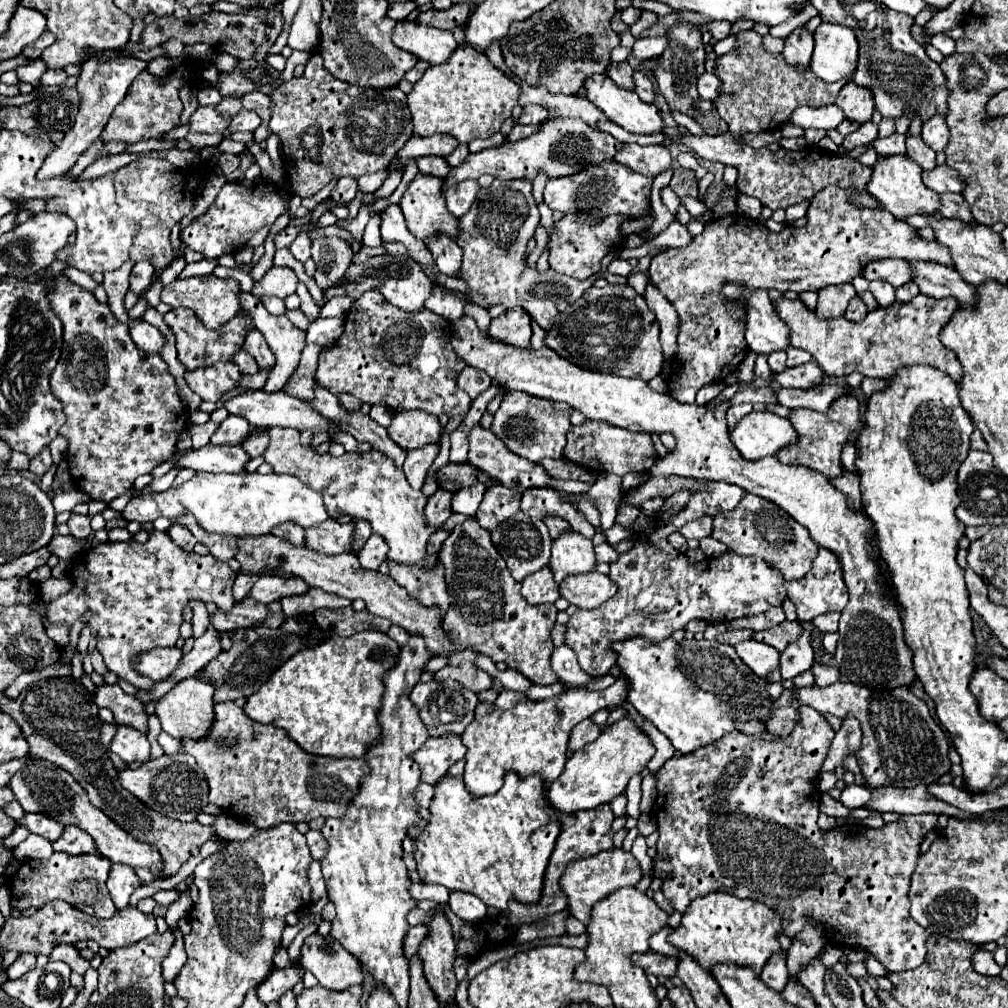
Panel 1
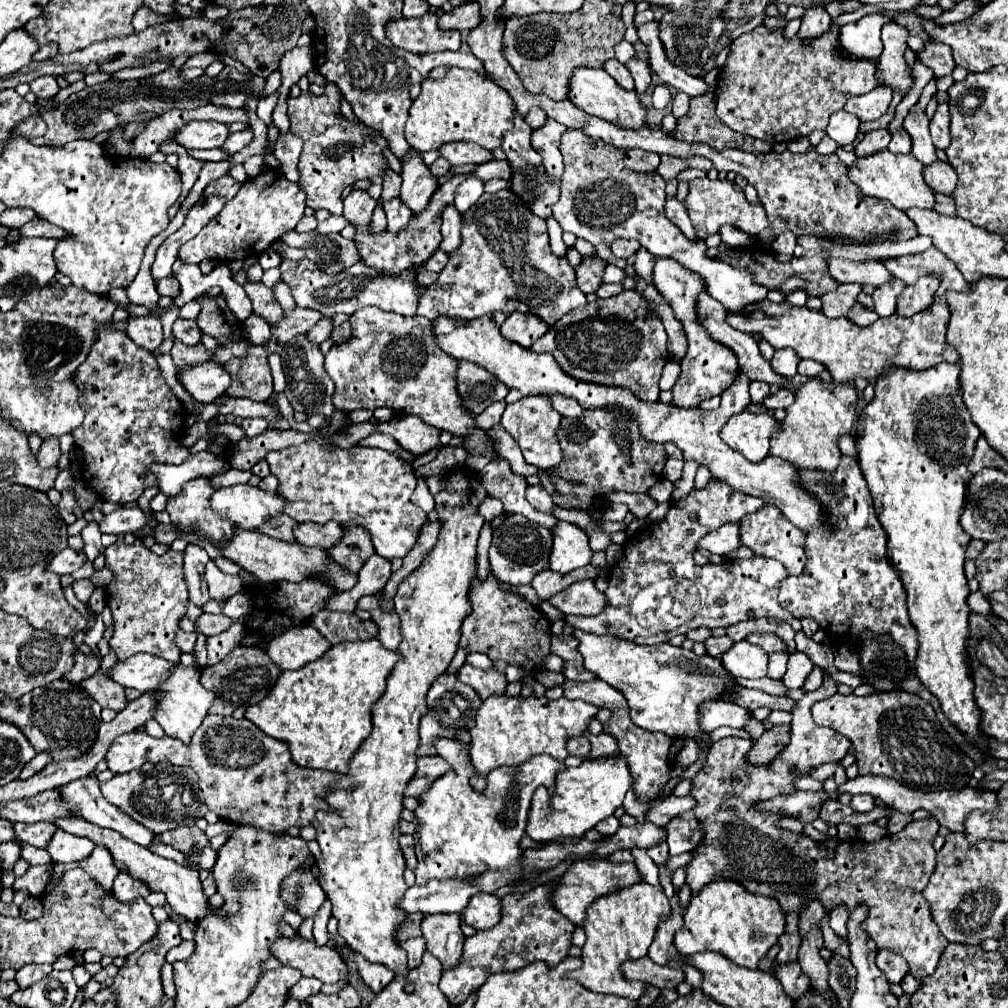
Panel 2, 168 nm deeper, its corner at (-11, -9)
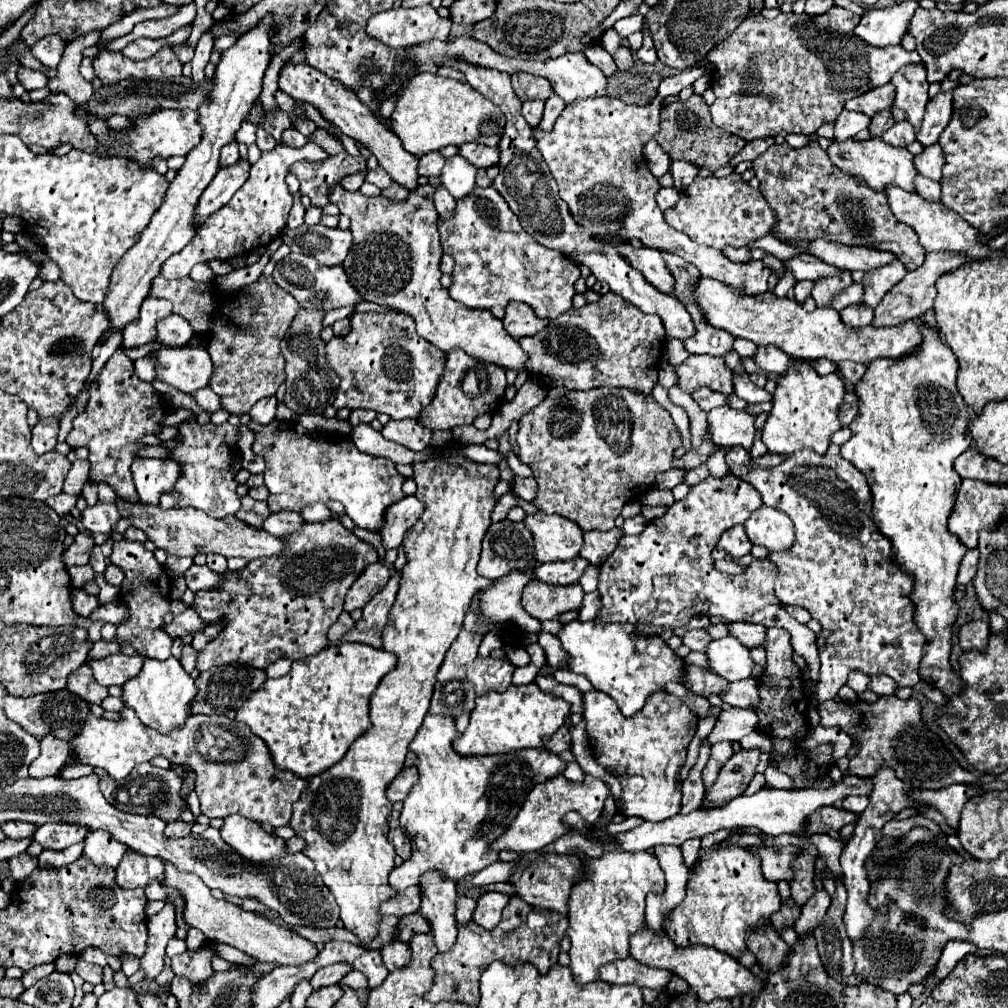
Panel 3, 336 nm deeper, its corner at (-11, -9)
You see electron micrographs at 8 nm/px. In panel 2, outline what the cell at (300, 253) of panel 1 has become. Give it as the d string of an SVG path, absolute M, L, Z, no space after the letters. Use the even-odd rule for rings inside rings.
M299 259L299 261L281 261L281 281L285 281L291 287L291 295L297 303L297 307L305 309L315 309L323 313L323 317L333 317L335 313L355 313L357 309L365 305L375 305L383 311L393 311L405 317L413 317L421 289L415 283L415 275L411 271L399 275L399 277L389 277L385 273L377 273L379 269L365 267L361 261L355 263L353 267L343 269L339 275L327 275L323 273L313 261L309 259Z

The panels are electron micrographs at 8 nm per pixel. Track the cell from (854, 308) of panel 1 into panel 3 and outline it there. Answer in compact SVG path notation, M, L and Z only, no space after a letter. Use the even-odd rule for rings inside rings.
M863 303L851 305L851 307L843 309L843 311L839 311L839 315L841 315L843 323L851 325L851 327L867 327L867 325L873 323L873 317L875 317L873 309L863 305Z

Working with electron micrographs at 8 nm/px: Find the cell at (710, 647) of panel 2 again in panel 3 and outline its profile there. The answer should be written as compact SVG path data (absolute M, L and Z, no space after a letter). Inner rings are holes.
M705 629L687 631L687 633L683 635L683 643L685 643L691 651L701 651L701 653L705 653L711 641L713 641L713 637L711 637Z

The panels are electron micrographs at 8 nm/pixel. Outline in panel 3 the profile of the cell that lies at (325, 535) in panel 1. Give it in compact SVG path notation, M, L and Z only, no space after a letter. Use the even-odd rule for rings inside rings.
M283 511L283 513L271 513L263 523L263 529L275 537L287 537L287 535L293 535L297 529L301 529L303 523L305 519L299 513Z

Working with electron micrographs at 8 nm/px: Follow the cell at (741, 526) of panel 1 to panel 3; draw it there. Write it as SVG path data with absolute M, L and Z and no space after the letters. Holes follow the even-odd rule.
M767 505L751 513L745 521L745 531L753 545L763 545L771 553L789 551L795 543L795 527L789 515Z

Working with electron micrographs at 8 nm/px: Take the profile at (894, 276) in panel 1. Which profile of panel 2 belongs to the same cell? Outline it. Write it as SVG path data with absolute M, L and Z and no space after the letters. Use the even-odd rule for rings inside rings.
M827 257L829 275L837 279L837 283L861 283L861 285L873 285L879 287L893 279L893 275L883 267L881 261L845 261Z

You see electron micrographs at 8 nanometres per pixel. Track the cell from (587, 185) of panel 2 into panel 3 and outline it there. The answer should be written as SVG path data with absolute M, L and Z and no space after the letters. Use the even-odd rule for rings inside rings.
M705 66L695 67L665 78L653 103L645 107L627 105L617 97L595 97L567 105L551 133L533 129L537 147L559 185L559 195L567 201L573 219L591 235L619 235L639 239L645 247L677 255L695 265L703 277L717 279L741 295L765 293L771 275L763 261L733 263L719 249L695 245L685 233L673 229L657 207L655 193L661 189L657 177L645 167L643 147L659 131L659 109L663 100L692 85L705 74Z

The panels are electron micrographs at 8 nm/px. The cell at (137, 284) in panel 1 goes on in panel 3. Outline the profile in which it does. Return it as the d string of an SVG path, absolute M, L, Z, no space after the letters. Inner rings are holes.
M239 159L237 163L233 163L229 167L221 167L217 171L217 175L213 177L213 181L209 183L209 187L199 197L199 203L195 207L193 227L199 229L211 213L215 213L223 205L227 205L231 201L231 197L239 191L239 187L243 187L247 177L249 177L249 163L245 159Z

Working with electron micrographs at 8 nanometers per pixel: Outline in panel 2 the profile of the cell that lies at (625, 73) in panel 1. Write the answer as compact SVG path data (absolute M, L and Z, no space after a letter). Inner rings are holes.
M607 59L607 63L603 65L603 69L605 69L623 89L627 89L627 91L633 89L633 77L631 77L631 73L627 71L627 67L625 67L623 63L619 63L617 59Z

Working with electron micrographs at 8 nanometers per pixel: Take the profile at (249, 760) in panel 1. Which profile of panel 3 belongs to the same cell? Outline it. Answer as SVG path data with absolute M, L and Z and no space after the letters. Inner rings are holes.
M131 709L121 711L121 721L97 719L91 715L81 733L73 737L71 745L81 763L105 769L109 777L117 781L125 779L135 765L147 763L157 755L177 765L189 765L197 775L195 793L201 801L201 813L207 817L225 819L239 813L257 823L283 827L291 821L291 805L309 785L307 779L291 775L291 771L281 771L263 739L251 733L245 723L225 715L191 715L183 731L171 731L171 735L143 725Z

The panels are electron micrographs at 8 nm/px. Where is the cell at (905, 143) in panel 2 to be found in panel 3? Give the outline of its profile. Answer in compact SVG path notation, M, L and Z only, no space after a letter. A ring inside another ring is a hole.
M905 121L901 123L895 123L885 135L883 135L883 141L893 145L893 147L907 147L915 141L915 131L911 125L907 125Z

